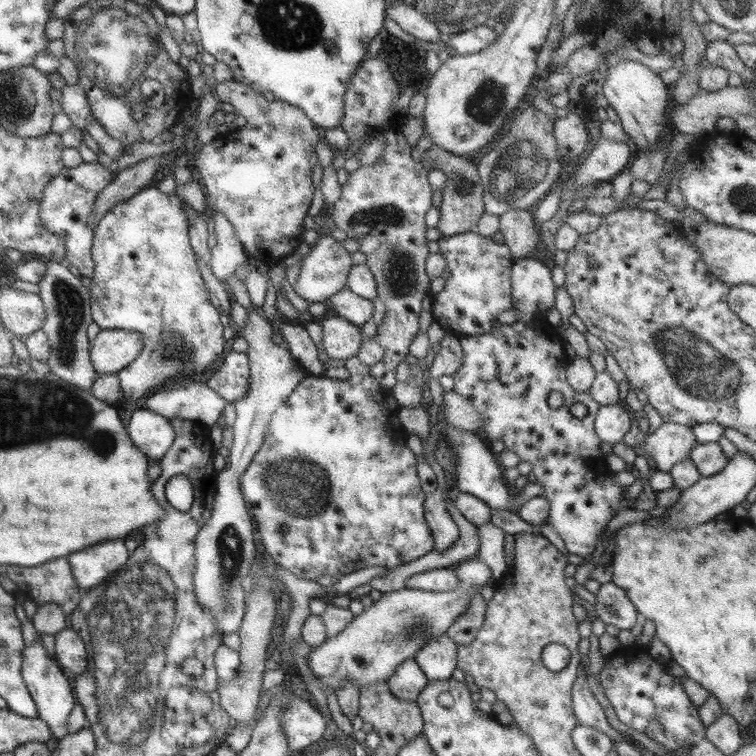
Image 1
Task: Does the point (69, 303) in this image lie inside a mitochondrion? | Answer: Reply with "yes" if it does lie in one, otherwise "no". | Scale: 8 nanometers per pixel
yes

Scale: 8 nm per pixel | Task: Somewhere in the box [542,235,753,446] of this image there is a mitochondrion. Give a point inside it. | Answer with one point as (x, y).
(700, 372)

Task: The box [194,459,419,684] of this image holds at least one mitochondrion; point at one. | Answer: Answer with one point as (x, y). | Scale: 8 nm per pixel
(230, 547)

